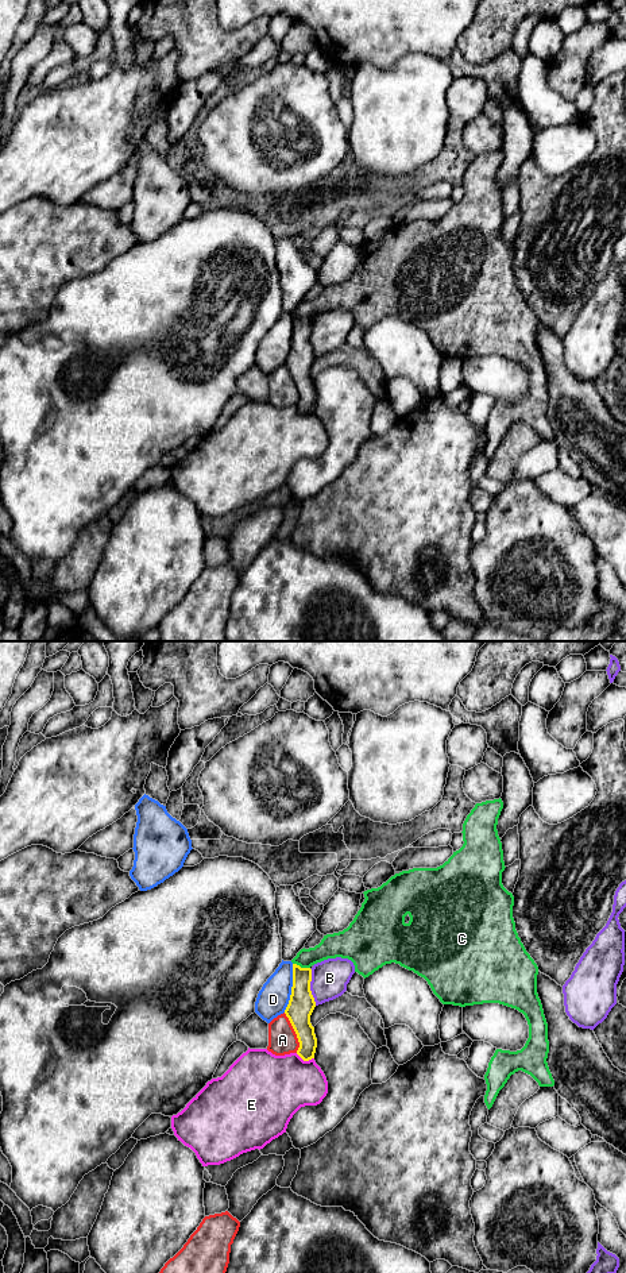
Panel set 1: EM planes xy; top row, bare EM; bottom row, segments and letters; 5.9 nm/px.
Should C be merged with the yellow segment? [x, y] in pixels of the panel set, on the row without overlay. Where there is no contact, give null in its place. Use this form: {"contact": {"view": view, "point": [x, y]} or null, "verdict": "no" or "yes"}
{"contact": {"view": "xy", "point": [300, 319]}, "verdict": "no"}

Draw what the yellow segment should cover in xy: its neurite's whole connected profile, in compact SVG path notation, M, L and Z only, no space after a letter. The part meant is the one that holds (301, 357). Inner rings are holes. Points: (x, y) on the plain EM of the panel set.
M293 316L293 339L285 366L289 370L300 394L297 406L304 413L314 410L317 400L314 379L310 375L310 367L316 359L316 354L310 343L310 333L312 321Z

